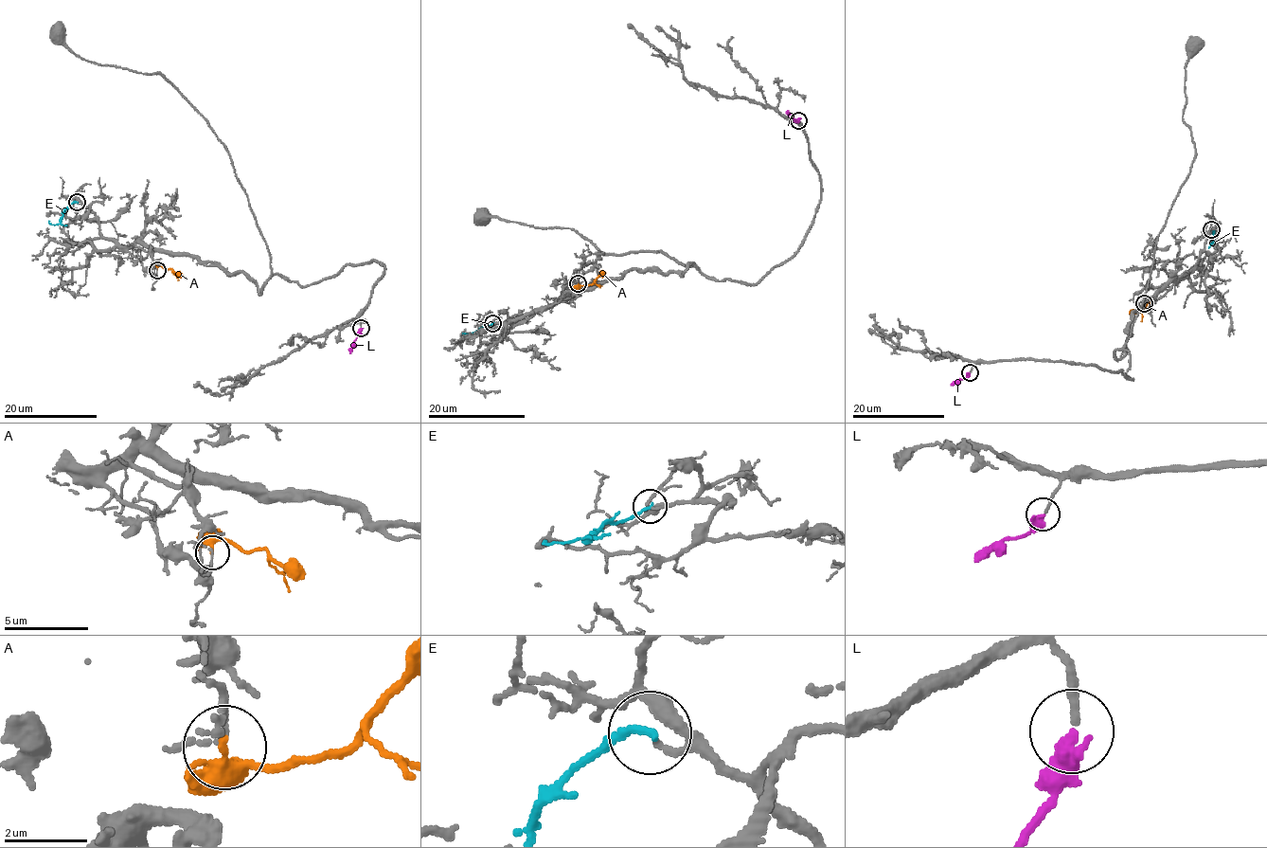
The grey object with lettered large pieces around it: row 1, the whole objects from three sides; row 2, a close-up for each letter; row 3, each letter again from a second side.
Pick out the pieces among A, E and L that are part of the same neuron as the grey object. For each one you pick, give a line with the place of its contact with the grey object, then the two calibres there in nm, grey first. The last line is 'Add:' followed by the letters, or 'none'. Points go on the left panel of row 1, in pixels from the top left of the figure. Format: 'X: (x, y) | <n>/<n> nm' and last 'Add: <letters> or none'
L: (361, 328) | 170/440 nm
Add: L

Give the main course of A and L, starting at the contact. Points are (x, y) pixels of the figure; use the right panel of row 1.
A: (1144, 302), (1147, 301), (1144, 308), (1131, 314)
L: (970, 373), (951, 385)

